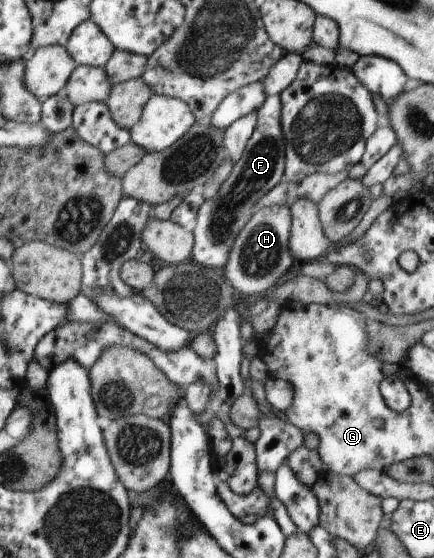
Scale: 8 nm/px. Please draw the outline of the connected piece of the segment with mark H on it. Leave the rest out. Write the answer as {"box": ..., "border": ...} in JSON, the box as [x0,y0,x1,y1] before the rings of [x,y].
{"box":[222,204,295,296],"border":[[[274,204],[252,212],[249,220],[236,234],[230,254],[227,255],[226,267],[222,271],[222,275],[234,291],[249,296],[263,294],[276,286],[278,279],[295,262],[287,242],[290,226],[289,206]]]}

